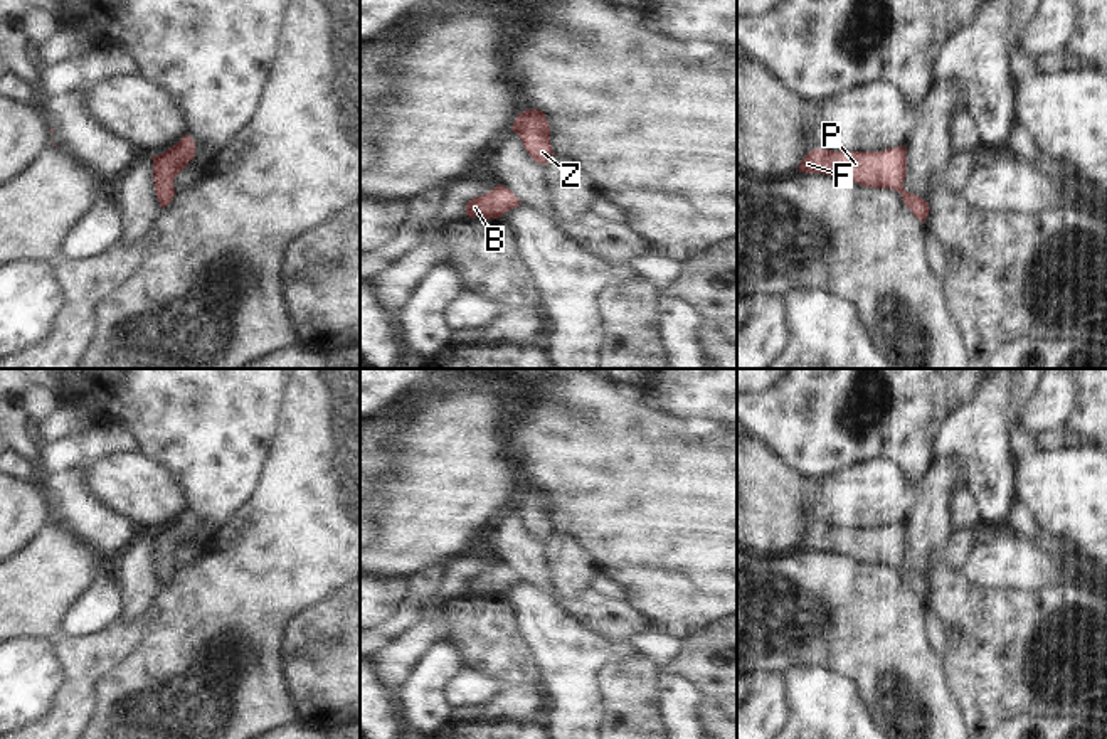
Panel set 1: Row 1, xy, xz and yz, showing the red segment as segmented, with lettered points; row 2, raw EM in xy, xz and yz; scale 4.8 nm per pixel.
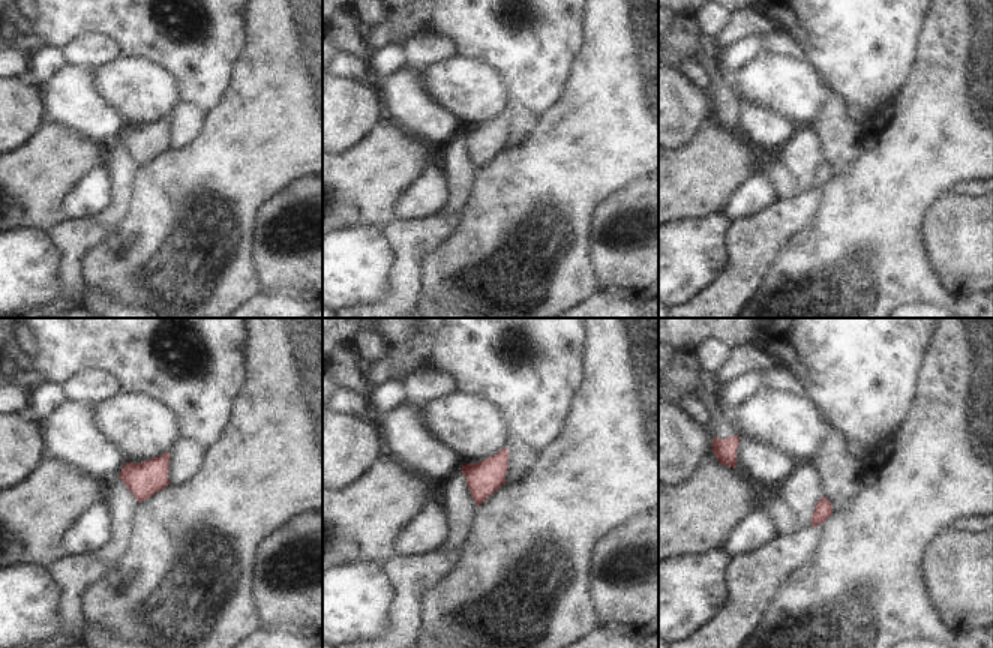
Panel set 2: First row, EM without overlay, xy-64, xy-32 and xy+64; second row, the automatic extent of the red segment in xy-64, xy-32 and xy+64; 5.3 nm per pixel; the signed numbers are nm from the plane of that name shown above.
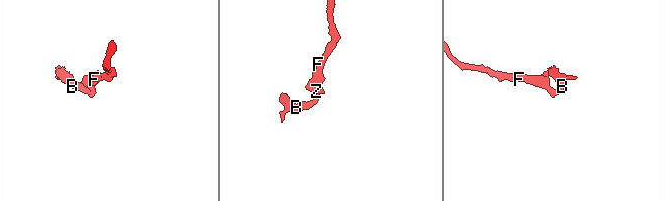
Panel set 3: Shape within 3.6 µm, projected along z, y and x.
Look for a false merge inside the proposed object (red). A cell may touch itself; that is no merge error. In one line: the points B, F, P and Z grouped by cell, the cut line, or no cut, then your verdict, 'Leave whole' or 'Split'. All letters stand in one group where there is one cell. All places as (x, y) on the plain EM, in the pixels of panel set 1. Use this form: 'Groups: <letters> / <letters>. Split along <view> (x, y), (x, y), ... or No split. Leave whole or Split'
Groups: B F P Z. No split. Leave whole.

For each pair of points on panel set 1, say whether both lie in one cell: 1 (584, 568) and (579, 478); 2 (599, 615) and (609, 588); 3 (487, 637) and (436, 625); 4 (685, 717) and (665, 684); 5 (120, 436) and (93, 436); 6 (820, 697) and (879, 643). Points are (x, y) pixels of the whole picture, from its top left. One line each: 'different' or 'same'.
1: different
2: different
3: different
4: same
5: same
6: different

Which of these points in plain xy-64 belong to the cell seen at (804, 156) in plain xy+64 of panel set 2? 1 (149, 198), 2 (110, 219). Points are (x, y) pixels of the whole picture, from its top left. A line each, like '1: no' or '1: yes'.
1: no
2: yes

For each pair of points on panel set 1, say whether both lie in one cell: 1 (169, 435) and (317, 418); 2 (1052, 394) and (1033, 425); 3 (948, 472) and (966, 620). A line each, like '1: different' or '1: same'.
1: different
2: same
3: same

